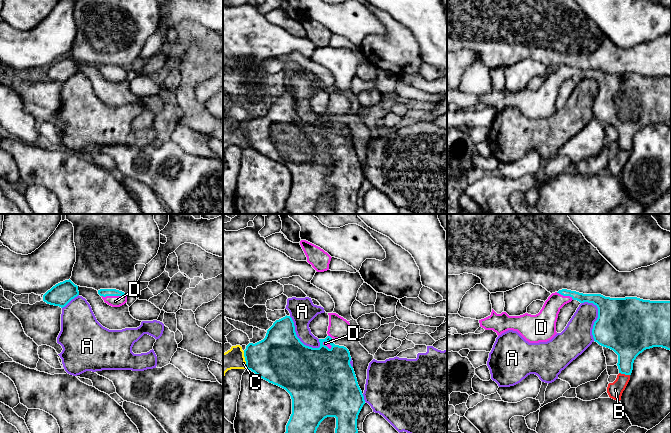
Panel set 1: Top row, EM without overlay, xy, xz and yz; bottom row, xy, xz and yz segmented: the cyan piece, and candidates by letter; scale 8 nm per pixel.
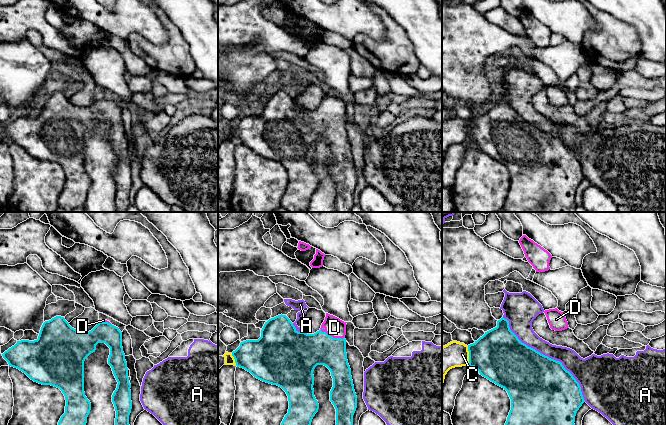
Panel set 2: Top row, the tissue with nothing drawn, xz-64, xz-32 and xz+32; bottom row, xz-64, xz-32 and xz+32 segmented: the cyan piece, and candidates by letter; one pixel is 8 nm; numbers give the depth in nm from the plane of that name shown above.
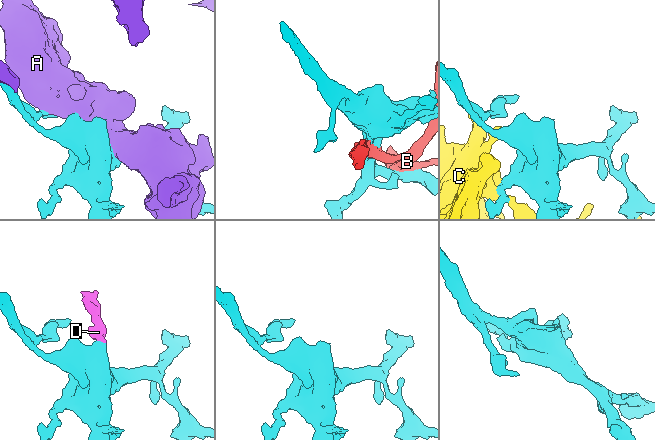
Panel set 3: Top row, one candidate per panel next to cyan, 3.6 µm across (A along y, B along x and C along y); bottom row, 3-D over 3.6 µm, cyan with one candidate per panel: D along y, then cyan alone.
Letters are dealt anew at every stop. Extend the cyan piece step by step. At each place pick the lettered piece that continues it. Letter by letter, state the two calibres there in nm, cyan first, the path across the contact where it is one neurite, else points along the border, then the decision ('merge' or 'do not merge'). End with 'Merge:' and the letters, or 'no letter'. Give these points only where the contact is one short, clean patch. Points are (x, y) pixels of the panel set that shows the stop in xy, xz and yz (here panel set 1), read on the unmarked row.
A: 420 nm thick on the cyan side, 200 nm on the other; do not merge
B: 260 nm thick on the cyan side, 120 nm on the other; do not merge
C: 380 nm thick on the cyan side, 160 nm on the other; do not merge
D: 60 nm thick on the cyan side, 100 nm on the other; runs through xy (102, 68), (107, 71), (113, 71), (115, 77); merge
Merge: D

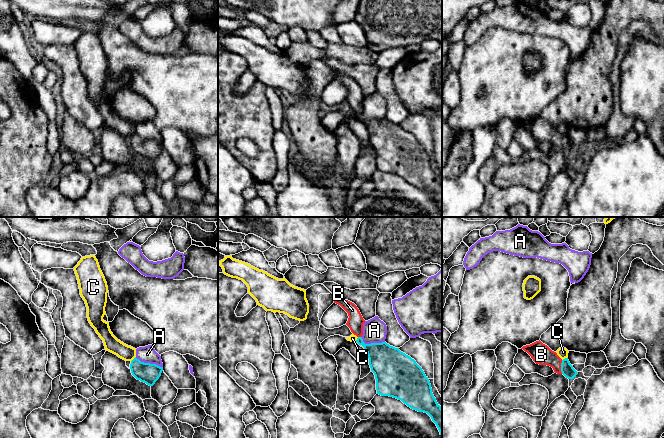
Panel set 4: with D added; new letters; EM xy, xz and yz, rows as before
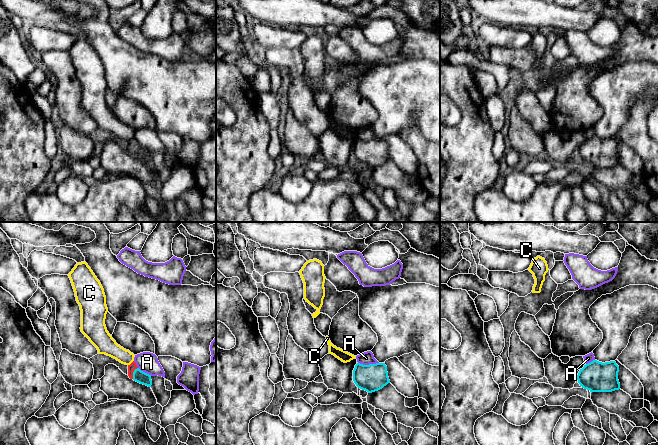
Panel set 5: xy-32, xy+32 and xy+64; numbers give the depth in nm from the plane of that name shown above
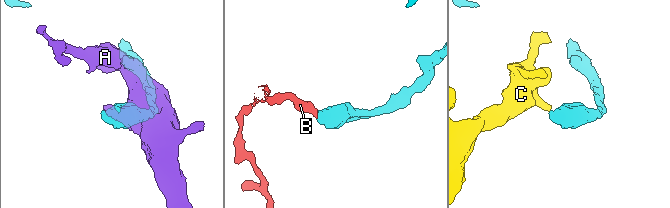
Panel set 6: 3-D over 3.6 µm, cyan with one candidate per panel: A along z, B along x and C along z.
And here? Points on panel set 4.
A: 160 nm thick on the cyan side, 140 nm on the other; border along xy (135, 133), (141, 137), (155, 139), (162, 143); do not merge
B: 100 nm thick on the cyan side, 160 nm on the other; runs through yz (568, 147), (561, 143), (552, 135), (541, 130); merge
C: 160 nm thick on the cyan side, 120 nm on the other; border along xy (135, 132), (131, 137); do not merge
Merge: B

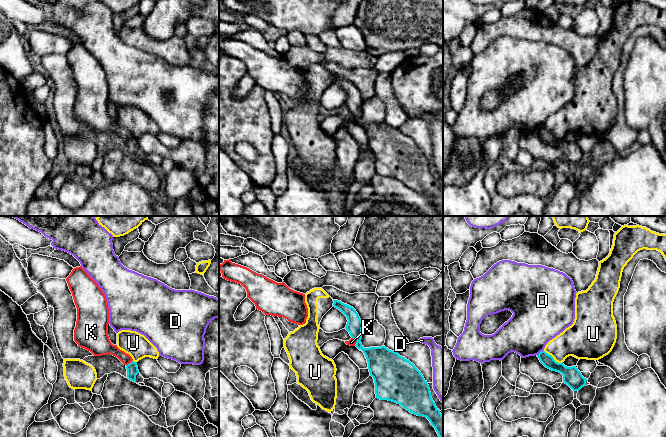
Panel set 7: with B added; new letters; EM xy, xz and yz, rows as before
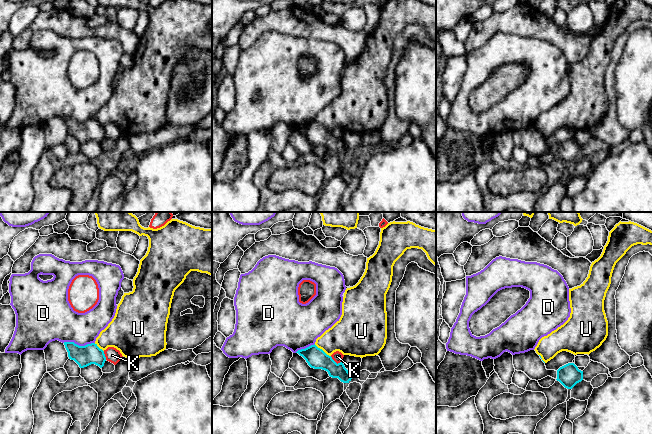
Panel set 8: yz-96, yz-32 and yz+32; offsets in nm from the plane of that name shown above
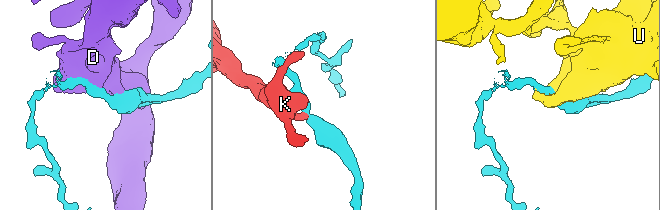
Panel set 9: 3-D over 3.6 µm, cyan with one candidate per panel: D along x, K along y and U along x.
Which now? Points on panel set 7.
D: 100 nm thick on the cyan side, 380 nm on the other; do not merge
K: 220 nm thick on the cyan side, 60 nm on the other; do not merge
U: 150 nm thick on the cyan side, 280 nm on the other; border along yz (543, 126), (556, 137), (562, 138); do not merge
Merge: no letter

